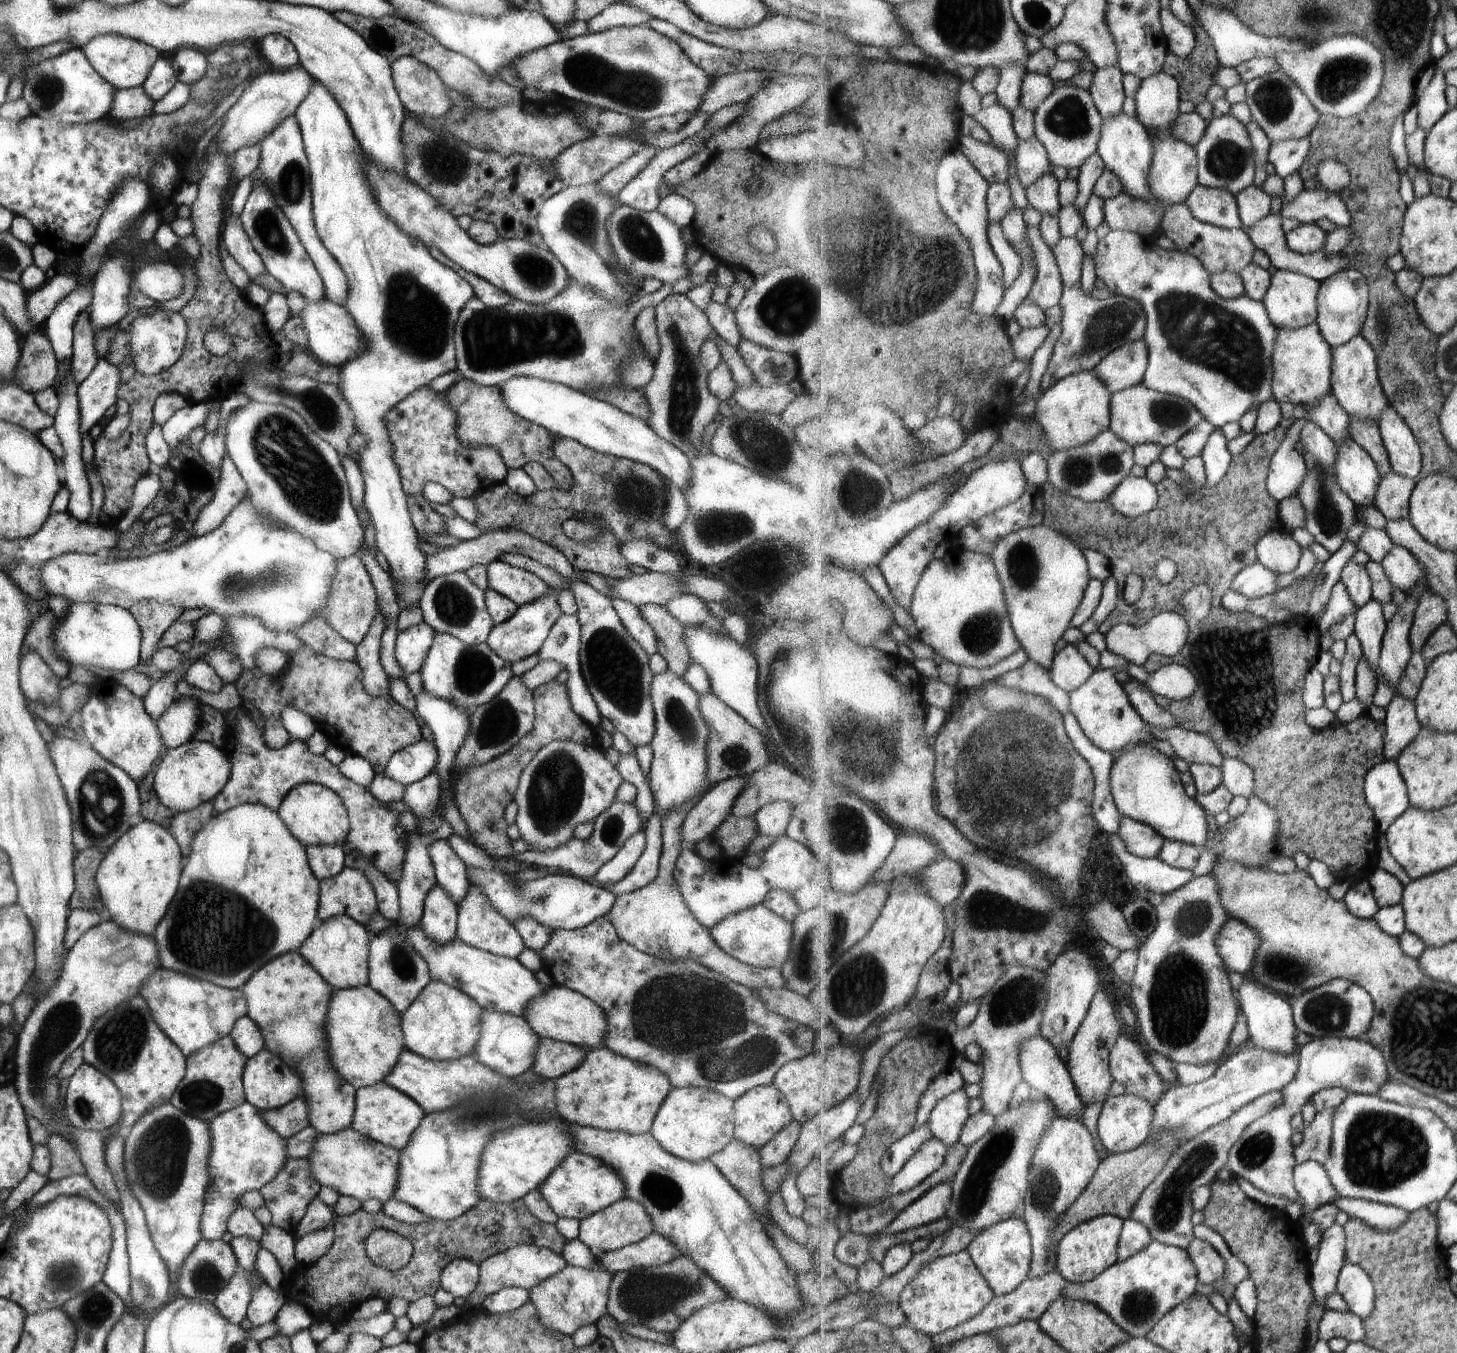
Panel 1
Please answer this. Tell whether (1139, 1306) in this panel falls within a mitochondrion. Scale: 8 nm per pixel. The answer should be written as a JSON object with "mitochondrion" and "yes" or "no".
{"mitochondrion":"yes"}

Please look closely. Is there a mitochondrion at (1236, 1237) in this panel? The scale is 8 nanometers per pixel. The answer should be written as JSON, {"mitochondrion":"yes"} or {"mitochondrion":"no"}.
{"mitochondrion":"no"}

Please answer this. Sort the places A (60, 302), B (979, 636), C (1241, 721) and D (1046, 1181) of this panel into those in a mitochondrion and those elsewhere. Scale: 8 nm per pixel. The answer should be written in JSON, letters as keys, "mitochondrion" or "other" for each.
{"A":"other","B":"mitochondrion","C":"mitochondrion","D":"mitochondrion"}

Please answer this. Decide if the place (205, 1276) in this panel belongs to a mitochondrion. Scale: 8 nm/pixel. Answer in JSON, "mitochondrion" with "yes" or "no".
{"mitochondrion":"yes"}

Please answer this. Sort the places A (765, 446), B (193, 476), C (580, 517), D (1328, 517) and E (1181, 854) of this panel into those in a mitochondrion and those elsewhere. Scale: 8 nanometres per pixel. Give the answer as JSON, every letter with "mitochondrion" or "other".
{"A":"mitochondrion","B":"mitochondrion","C":"other","D":"mitochondrion","E":"other"}

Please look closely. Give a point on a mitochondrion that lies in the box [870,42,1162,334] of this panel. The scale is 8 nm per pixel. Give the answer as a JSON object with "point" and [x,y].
{"point":[1068,119]}

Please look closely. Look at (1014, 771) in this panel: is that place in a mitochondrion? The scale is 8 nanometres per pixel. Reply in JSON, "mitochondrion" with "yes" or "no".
{"mitochondrion":"yes"}

